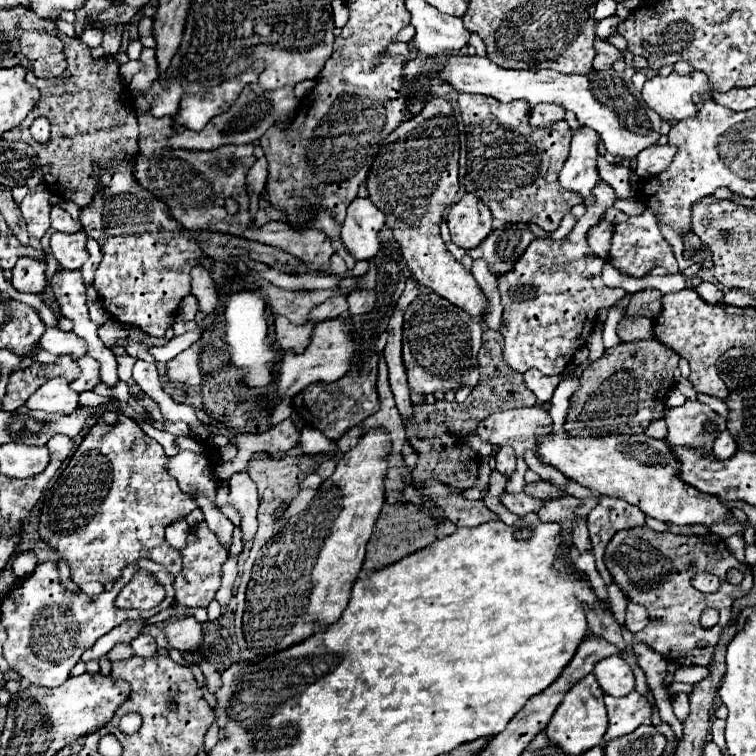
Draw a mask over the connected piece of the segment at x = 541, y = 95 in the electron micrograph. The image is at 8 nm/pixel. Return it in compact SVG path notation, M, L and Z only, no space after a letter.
M448 55L446 65L436 71L436 77L452 85L458 93L480 93L494 97L502 103L514 99L526 99L532 107L538 103L556 103L568 111L574 111L578 121L594 129L608 153L620 157L636 157L648 145L654 145L660 137L662 119L644 103L640 91L632 85L632 75L636 69L624 71L592 71L590 75L566 75L558 71L514 71L492 65L480 55Z

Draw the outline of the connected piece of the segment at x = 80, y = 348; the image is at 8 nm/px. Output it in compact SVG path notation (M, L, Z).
M48 327L44 331L44 337L40 339L40 347L50 355L74 355L82 357L86 353L86 345L76 333L62 331L58 327Z

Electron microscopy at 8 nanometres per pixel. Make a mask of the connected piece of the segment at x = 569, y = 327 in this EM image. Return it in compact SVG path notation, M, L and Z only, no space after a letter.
M598 181L598 185L594 187L592 193L596 197L596 203L586 207L586 215L576 221L576 227L570 231L568 237L564 237L560 241L534 239L532 245L528 247L528 251L524 251L524 257L520 257L520 261L516 261L516 267L512 267L512 271L508 271L506 275L498 277L498 289L500 289L500 297L502 297L504 323L506 323L506 327L502 329L502 335L506 341L504 343L504 361L508 363L508 367L512 367L520 373L524 373L530 367L536 367L544 375L562 373L574 359L576 349L586 345L588 335L594 329L598 309L612 307L612 303L616 303L618 299L624 297L622 289L604 287L604 283L600 279L604 259L596 257L586 243L586 231L590 227L598 225L602 213L612 207L616 195L614 195L614 189L604 181Z

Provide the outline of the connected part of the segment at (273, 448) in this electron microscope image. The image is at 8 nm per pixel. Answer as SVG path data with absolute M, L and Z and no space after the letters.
M286 419L264 433L254 433L254 435L236 433L234 443L238 445L237 456L232 461L216 463L213 467L214 473L220 480L227 481L232 473L244 471L252 453L266 451L274 457L280 457L280 455L287 454L298 443L298 439L300 439L300 435L298 435L292 419Z

